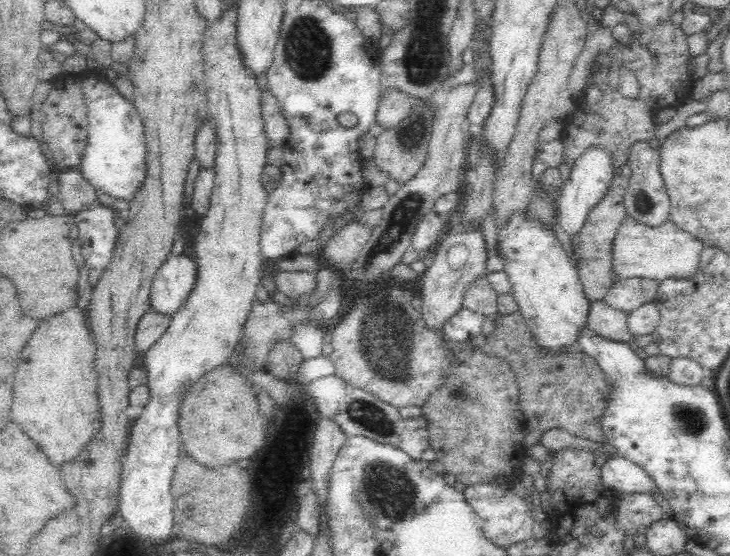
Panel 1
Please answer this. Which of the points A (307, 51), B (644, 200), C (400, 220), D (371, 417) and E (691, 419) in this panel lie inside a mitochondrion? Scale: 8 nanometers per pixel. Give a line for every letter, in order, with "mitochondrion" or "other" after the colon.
A: mitochondrion
B: mitochondrion
C: mitochondrion
D: mitochondrion
E: mitochondrion

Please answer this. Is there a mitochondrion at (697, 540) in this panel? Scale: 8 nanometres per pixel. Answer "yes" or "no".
no

